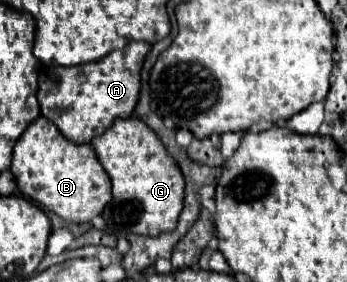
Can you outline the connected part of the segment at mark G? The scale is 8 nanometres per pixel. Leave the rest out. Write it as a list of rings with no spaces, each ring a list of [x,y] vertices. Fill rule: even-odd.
[[[115,119],[103,135],[93,137],[91,147],[113,185],[113,199],[101,213],[109,233],[159,235],[177,225],[177,217],[183,209],[183,175],[175,159],[141,119]]]

